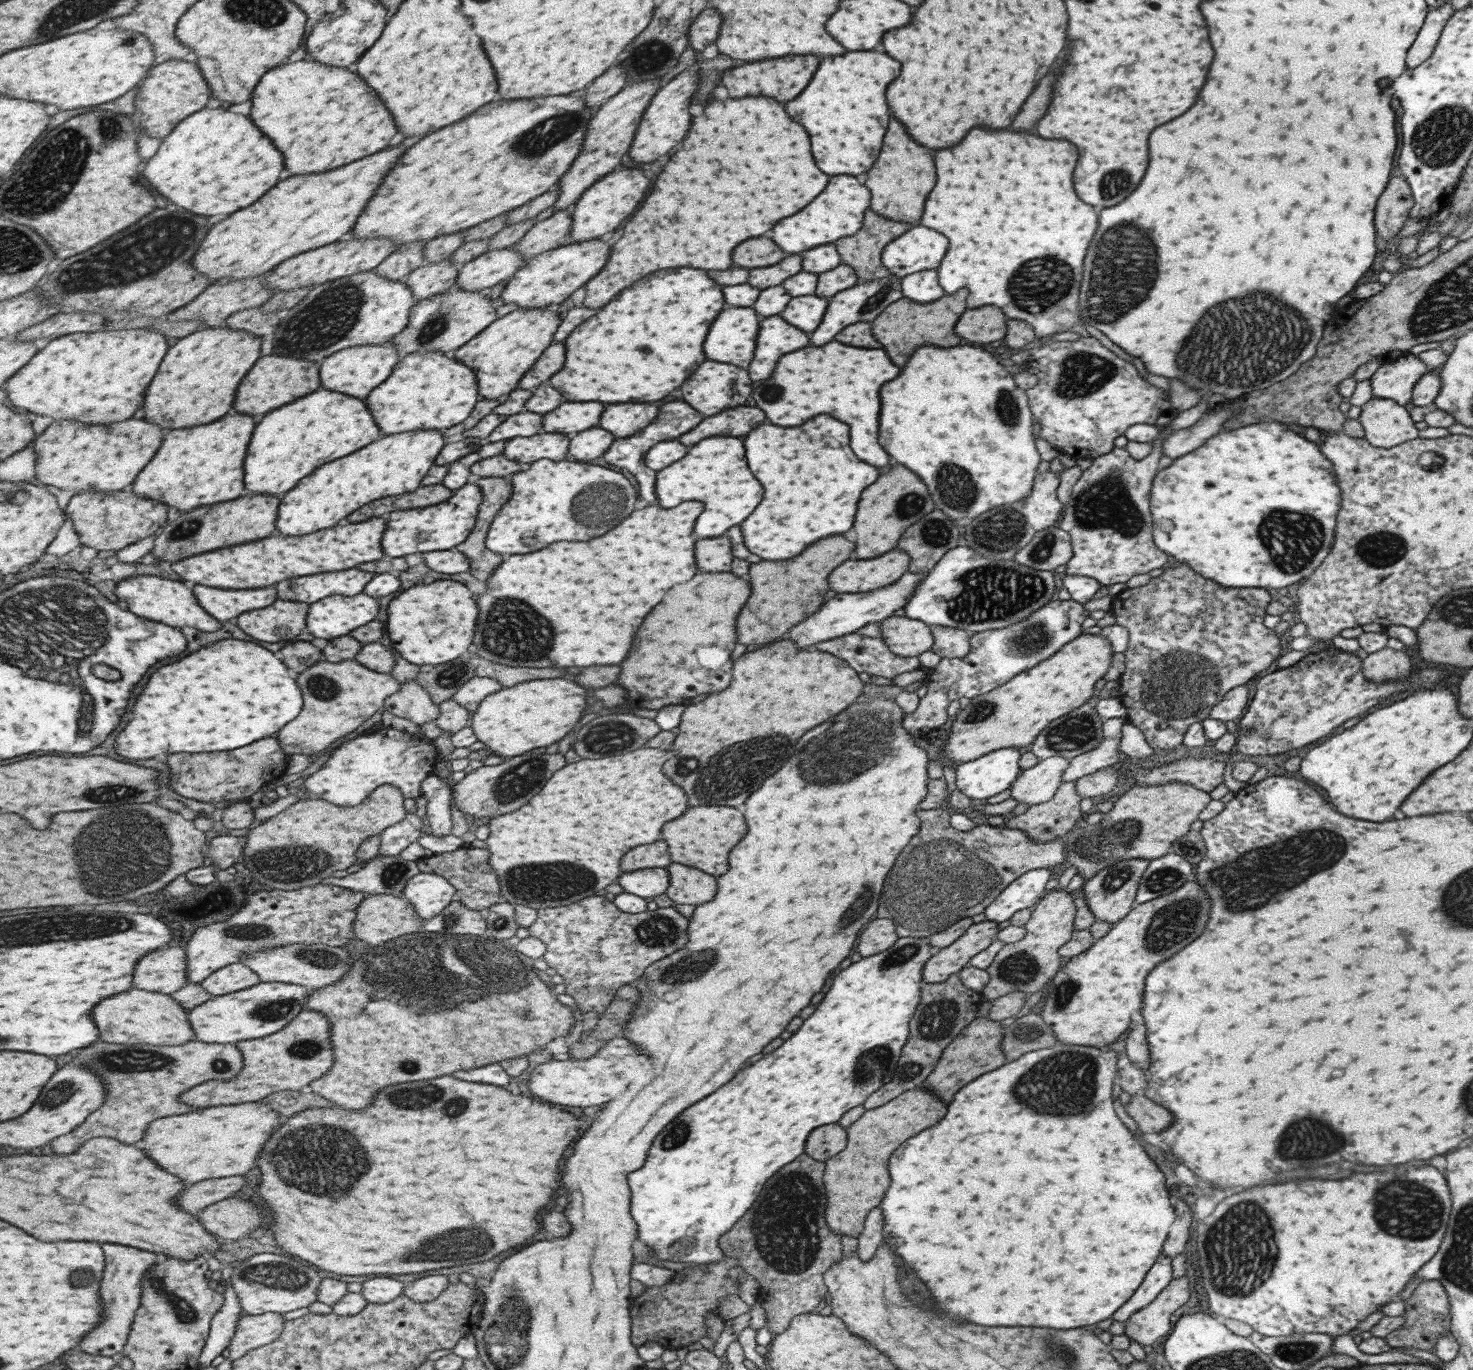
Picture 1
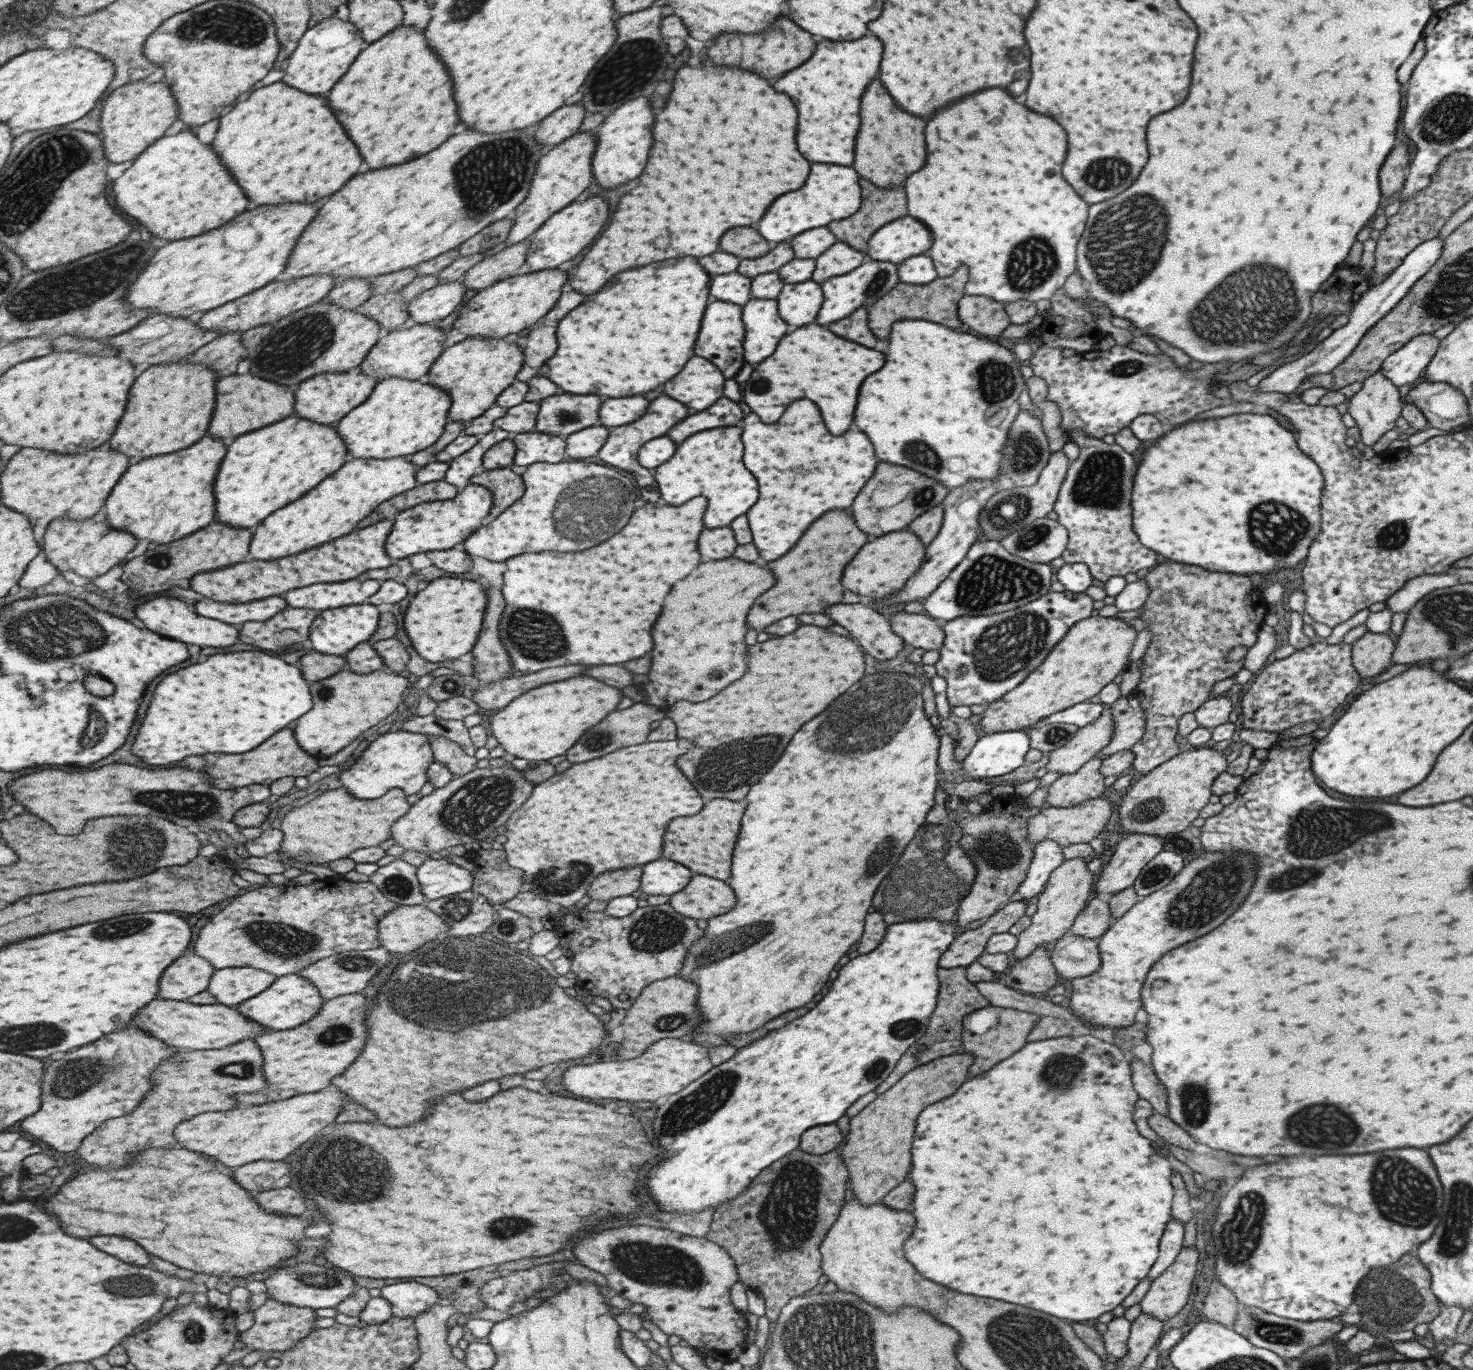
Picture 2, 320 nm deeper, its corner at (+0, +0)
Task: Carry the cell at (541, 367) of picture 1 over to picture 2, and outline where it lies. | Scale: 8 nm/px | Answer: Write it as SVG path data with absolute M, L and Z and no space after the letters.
M545 324L535 325L525 336L523 342L522 355L523 362L520 371L516 374L515 380L527 382L534 377L539 370L539 366L553 356L555 352L555 328Z

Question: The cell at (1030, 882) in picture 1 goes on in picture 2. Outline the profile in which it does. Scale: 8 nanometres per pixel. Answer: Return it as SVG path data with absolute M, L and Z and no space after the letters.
M1052 840L1039 841L1034 846L1032 861L1029 863L1023 882L1017 887L1021 900L1030 902L1043 890L1051 871L1064 861L1061 847Z

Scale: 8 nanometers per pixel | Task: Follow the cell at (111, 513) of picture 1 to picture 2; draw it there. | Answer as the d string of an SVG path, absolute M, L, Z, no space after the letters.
M73 518L53 519L48 525L43 536L42 552L47 555L47 560L59 569L59 572L73 571L90 581L107 574L117 564L124 562L127 554L135 550L139 539L127 530L115 530L110 526L109 519L101 523L90 518L74 520Z

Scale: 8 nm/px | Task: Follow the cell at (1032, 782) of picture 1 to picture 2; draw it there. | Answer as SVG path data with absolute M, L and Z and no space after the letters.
M1108 709L1103 710L1092 723L1078 727L1063 746L1049 751L1049 758L1043 766L1046 772L1059 772L1061 775L1075 772L1109 744L1114 731L1113 725Z

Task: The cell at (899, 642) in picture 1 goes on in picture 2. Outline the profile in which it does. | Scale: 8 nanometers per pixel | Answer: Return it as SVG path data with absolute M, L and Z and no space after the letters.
M835 604L825 608L825 614L845 628L864 653L877 661L893 658L903 648L901 637L891 630L890 622L863 604Z

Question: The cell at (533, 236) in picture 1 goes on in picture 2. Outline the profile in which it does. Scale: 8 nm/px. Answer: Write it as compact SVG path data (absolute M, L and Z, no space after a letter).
M528 239L507 246L494 255L476 262L462 274L461 281L467 290L481 290L509 278L526 257Z

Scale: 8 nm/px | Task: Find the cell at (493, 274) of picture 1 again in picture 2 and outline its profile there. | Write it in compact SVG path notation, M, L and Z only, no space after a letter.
M461 279L437 284L408 301L406 314L415 324L435 324L453 312L455 306L461 302L465 290Z

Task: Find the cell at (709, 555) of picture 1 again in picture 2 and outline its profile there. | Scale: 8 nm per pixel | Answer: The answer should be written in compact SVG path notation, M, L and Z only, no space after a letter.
M727 526L715 528L715 530L701 530L699 540L697 540L697 550L701 554L701 562L729 558L735 550L733 532Z

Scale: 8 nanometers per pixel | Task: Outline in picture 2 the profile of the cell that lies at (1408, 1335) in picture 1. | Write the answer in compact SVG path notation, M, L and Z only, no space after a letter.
M1413 1250L1405 1253L1397 1264L1370 1270L1353 1291L1360 1314L1359 1326L1364 1330L1400 1332L1433 1320L1440 1307L1430 1289L1429 1271L1419 1262Z

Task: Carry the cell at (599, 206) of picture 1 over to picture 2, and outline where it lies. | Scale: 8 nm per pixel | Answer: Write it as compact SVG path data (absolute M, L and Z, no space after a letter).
M588 197L579 202L572 202L559 212L552 214L527 238L528 251L524 258L527 272L556 268L571 258L578 258L595 240L601 226L607 222L607 216L609 216L609 210L601 197Z

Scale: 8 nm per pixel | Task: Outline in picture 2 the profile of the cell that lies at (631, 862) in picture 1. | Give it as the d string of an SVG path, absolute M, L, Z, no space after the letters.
M623 868L599 874L589 883L586 895L590 900L611 900L635 892L639 886L641 868Z

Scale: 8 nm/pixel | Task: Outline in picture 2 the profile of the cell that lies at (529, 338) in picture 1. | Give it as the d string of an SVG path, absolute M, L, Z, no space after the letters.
M476 336L475 338L464 339L445 349L443 348L442 354L435 360L433 366L431 366L430 372L427 372L423 377L419 377L418 381L433 383L433 385L438 385L443 390L446 390L451 399L451 404L447 411L449 421L470 421L472 418L477 418L477 416L483 414L485 410L494 404L497 396L515 381L516 374L520 371L522 362L522 350L515 343L504 342L501 338Z

